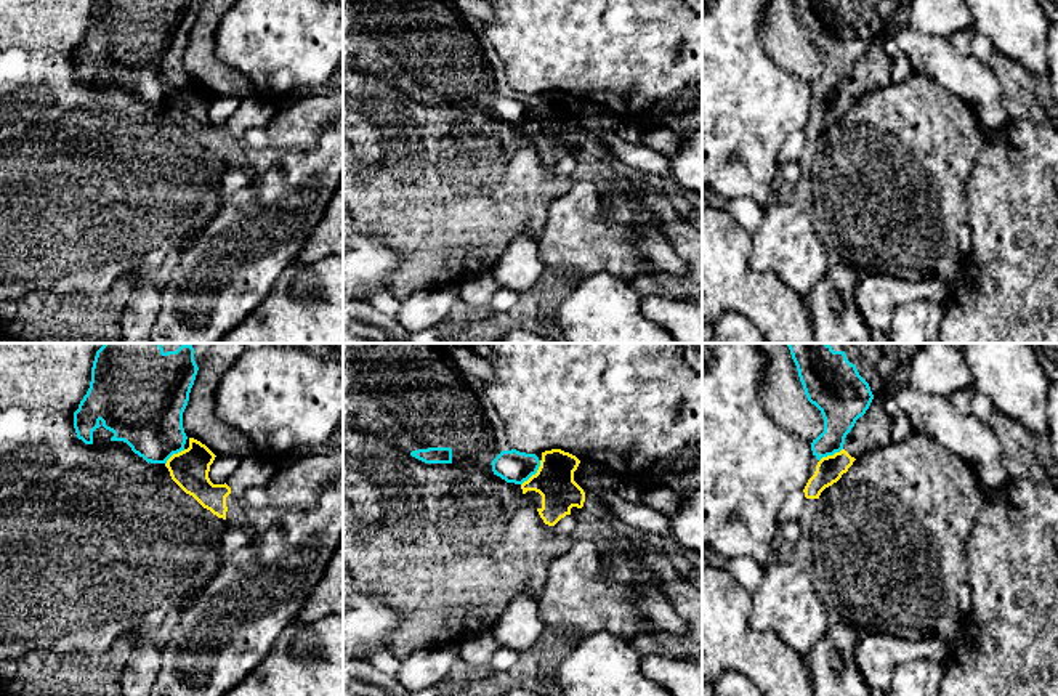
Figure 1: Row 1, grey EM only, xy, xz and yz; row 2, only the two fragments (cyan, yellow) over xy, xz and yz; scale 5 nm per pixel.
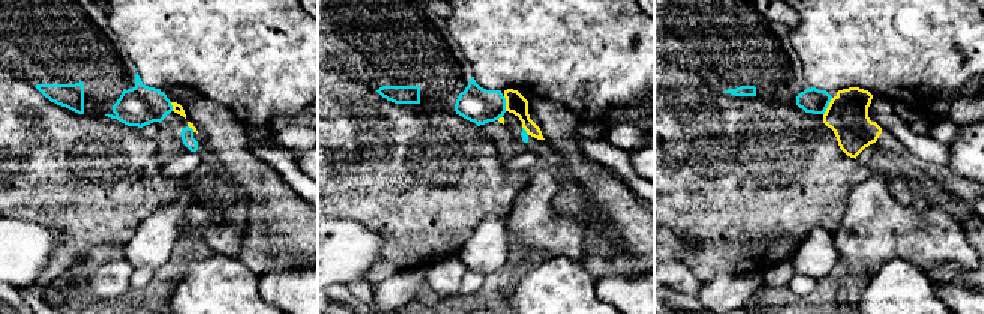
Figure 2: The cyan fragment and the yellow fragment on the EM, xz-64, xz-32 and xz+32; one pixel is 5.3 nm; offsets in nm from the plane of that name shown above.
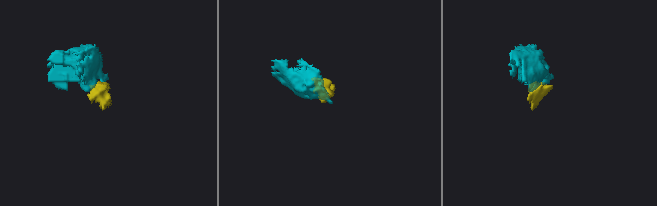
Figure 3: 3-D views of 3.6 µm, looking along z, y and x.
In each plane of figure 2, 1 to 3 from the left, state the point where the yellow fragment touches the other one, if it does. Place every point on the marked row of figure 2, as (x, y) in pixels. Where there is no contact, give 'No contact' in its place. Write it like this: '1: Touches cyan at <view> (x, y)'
1: Touches cyan at xz-64 (171, 107)
2: Touches cyan at xz-32 (504, 104)
3: Touches cyan at xz+32 (827, 107)

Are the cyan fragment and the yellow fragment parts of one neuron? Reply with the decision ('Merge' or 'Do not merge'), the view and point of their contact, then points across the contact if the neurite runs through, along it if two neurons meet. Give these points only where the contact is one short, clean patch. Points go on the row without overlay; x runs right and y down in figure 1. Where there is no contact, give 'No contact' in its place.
Do not merge. Touches cyan at xz (534, 114). Boundary: xz (541, 101), (536, 113), (521, 125)

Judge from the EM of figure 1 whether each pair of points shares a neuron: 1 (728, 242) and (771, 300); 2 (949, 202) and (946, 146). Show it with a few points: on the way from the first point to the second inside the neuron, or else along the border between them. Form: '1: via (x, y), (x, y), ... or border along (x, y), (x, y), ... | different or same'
1: via (728, 257), (757, 287) | same
2: via (943, 188), (943, 161) | same

